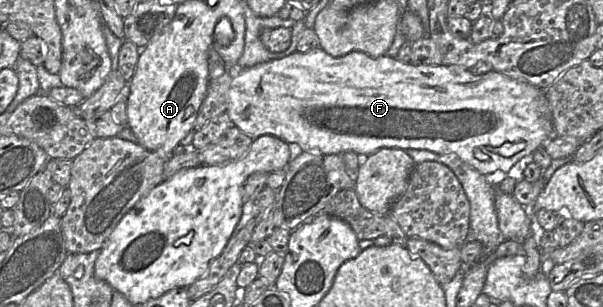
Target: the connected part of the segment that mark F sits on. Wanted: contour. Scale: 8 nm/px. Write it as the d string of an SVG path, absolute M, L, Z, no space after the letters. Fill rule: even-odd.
M320 47L306 53L294 52L284 58L263 62L250 68L243 68L231 82L228 92L227 113L234 125L253 140L261 135L274 135L287 143L296 143L303 151L311 153L340 154L353 151L369 155L380 148L425 149L437 154L456 154L462 161L474 167L481 174L490 176L495 171L508 173L523 157L532 155L554 135L554 126L546 90L523 81L509 78L491 70L482 75L474 75L468 69L456 65L414 65L403 63L387 54L372 57L361 51L352 51L340 57L333 57Z

